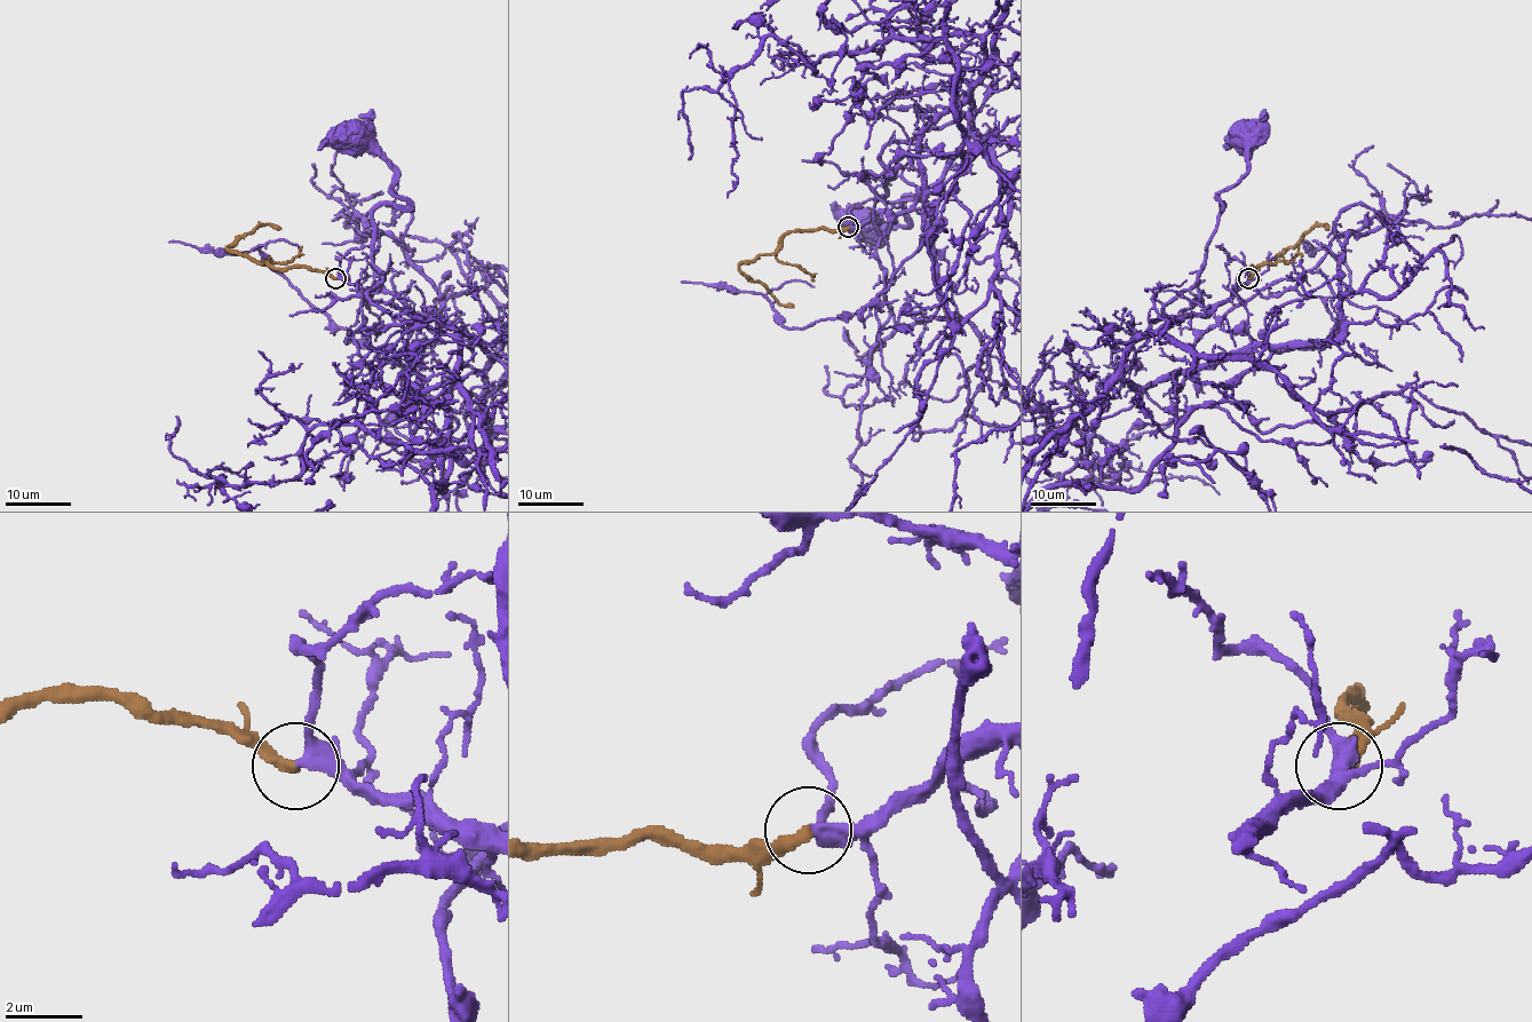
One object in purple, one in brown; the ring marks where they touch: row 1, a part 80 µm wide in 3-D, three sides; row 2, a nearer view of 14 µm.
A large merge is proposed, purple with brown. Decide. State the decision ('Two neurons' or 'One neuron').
One neuron

